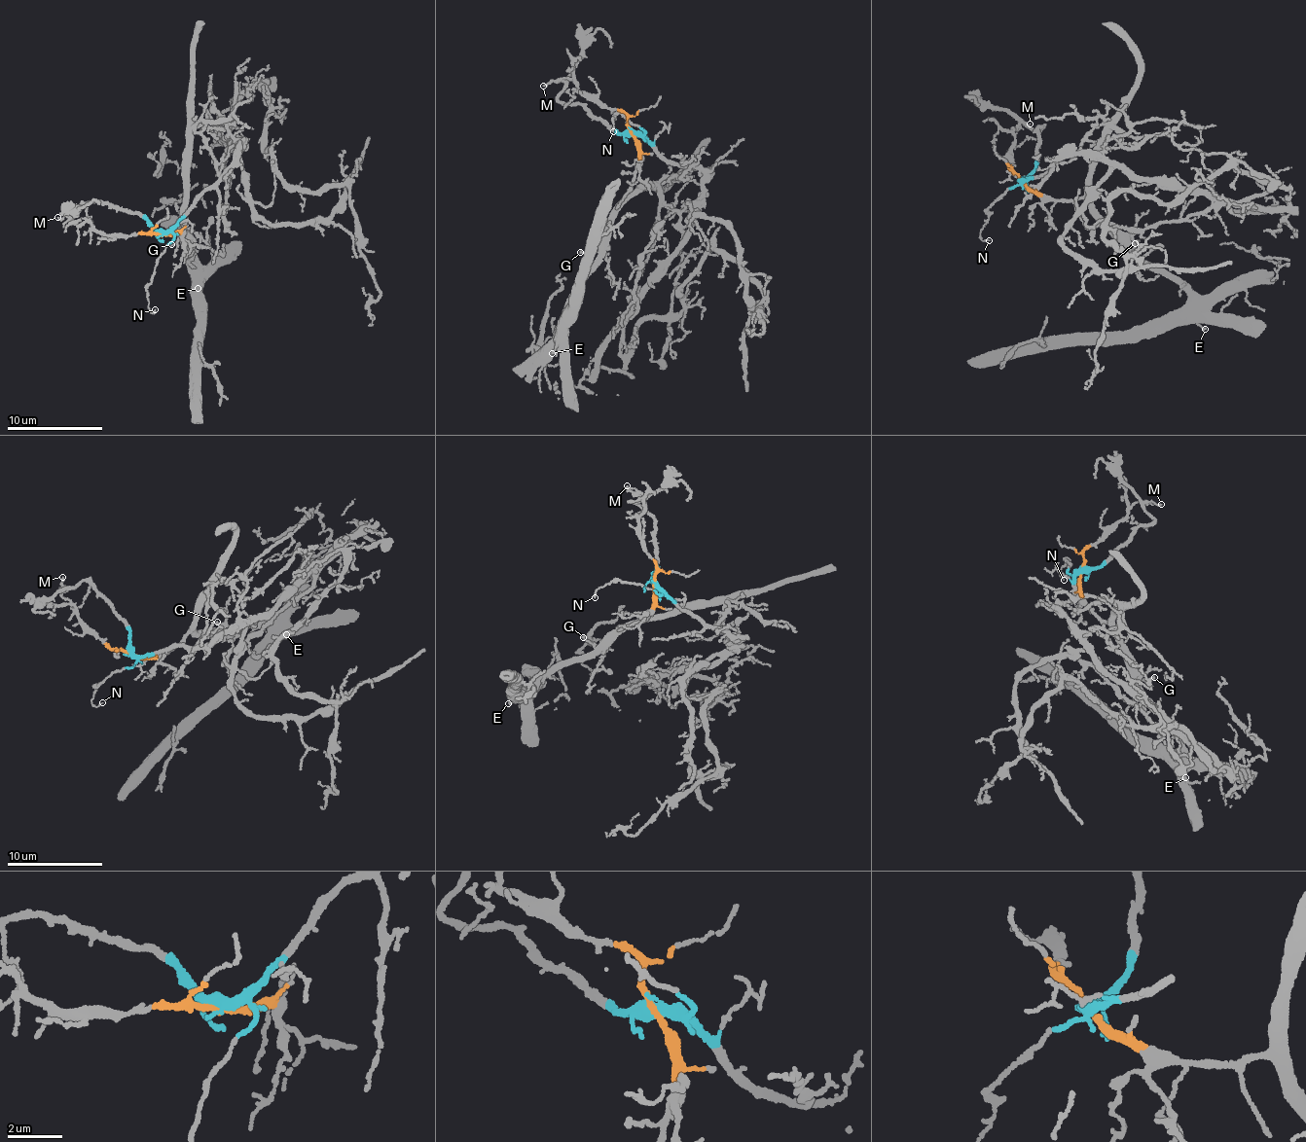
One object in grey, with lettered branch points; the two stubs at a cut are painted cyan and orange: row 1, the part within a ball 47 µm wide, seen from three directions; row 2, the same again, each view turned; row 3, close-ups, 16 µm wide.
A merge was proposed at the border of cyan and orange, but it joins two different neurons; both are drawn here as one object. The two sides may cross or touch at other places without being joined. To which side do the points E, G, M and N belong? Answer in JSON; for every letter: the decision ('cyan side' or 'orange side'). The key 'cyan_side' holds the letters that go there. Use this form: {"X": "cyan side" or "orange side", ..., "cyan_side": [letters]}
{"E": "orange side", "G": "orange side", "M": "cyan side", "N": "cyan side", "cyan_side": ["M", "N"]}

